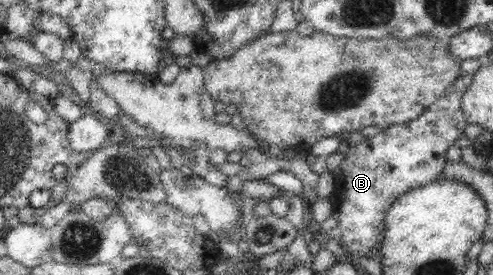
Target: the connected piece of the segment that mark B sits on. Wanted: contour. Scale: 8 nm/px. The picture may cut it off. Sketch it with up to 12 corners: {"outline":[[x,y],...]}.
{"outline":[[456,78],[416,119],[350,146],[335,175],[341,237],[371,257],[408,190],[438,180],[465,134]]}

